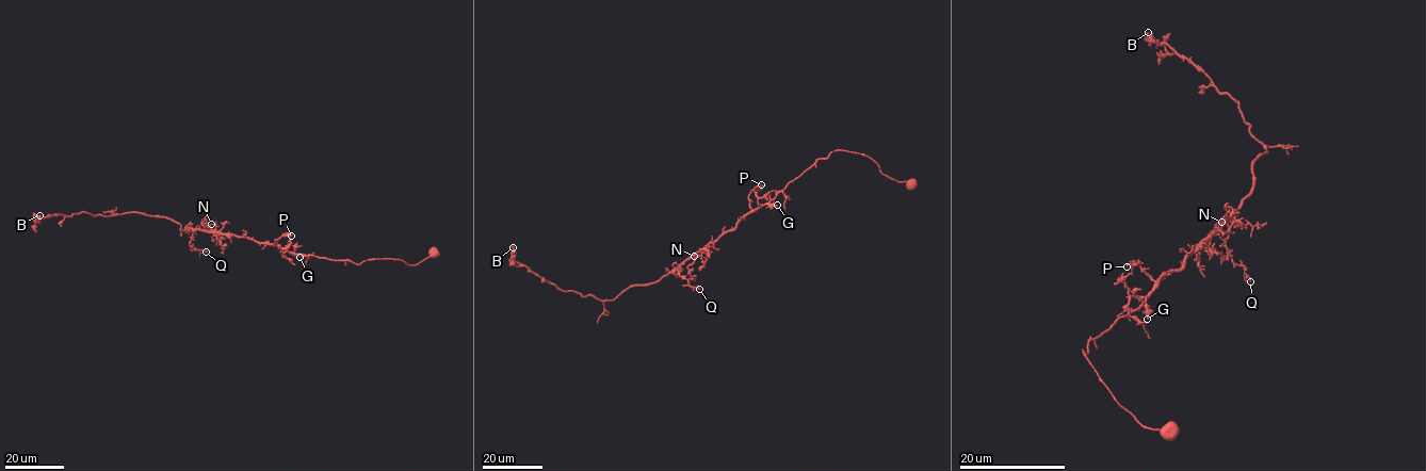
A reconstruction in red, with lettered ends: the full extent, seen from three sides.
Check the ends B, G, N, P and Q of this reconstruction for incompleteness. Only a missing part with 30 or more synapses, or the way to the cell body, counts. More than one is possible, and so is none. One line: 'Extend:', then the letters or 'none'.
Extend: none

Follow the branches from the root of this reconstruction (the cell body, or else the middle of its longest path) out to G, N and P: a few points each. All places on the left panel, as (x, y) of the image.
G: (432, 253), (411, 265), (398, 259), (367, 259), (355, 263), (293, 254), (300, 257)
N: (432, 253), (415, 265), (386, 258), (355, 263), (286, 252), (276, 245), (216, 231), (216, 226), (211, 224)
P: (432, 253), (411, 265), (398, 259), (358, 263), (291, 252), (282, 256), (291, 236)

